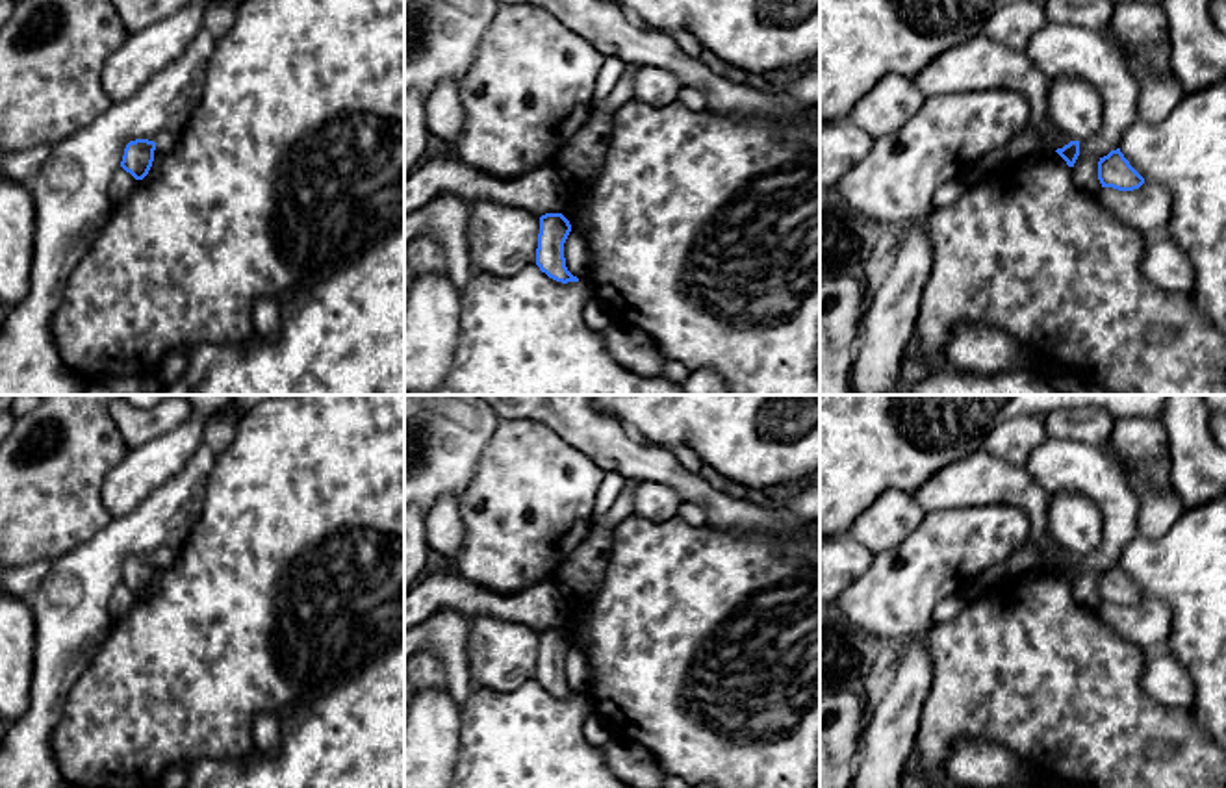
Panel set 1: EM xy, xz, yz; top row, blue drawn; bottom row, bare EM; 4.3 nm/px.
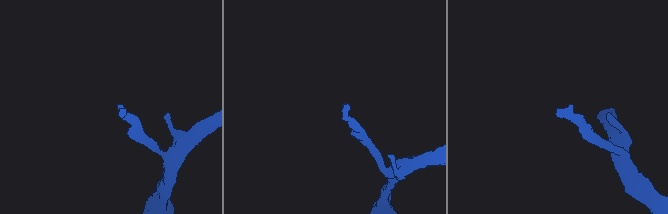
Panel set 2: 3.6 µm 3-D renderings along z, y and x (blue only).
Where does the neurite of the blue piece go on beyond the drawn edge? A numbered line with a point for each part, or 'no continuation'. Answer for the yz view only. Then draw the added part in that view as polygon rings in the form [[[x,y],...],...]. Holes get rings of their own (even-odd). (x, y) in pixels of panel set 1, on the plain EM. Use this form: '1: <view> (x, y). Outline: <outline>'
1: yz (978, 479). Outline: [[[985,449],[944,465],[913,497],[926,512],[981,504],[1016,506],[1028,515],[1029,540],[1042,554],[1055,564],[1070,558],[1048,532],[1050,495],[1026,467],[1013,467]]]

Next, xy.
no continuation

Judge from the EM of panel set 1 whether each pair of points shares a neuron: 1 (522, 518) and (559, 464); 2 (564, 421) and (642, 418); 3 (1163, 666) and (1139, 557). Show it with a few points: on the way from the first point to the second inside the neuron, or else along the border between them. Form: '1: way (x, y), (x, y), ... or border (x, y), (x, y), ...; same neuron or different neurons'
1: way (529, 505), (533, 490), (546, 477); same neuron
2: border (603, 414), (618, 419), (640, 442); different neurons
3: border (1165, 648), (1186, 670), (1191, 685); different neurons

